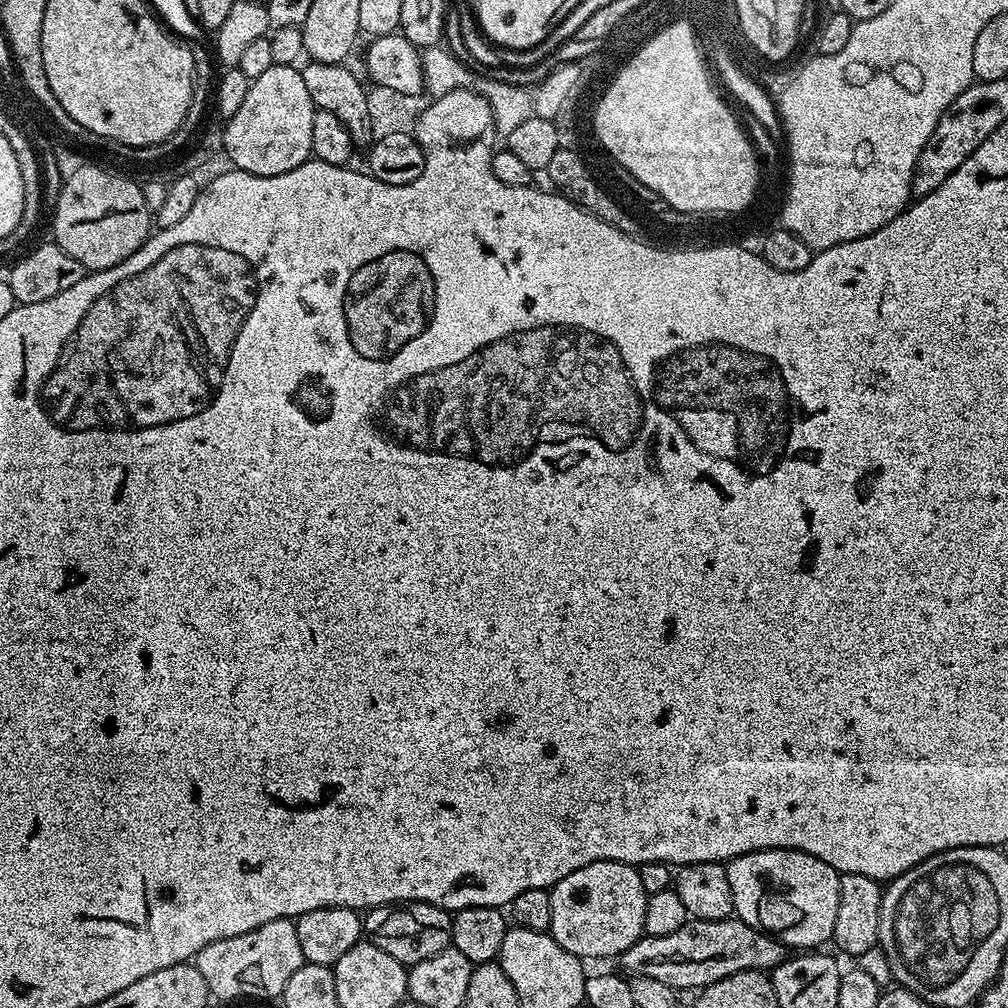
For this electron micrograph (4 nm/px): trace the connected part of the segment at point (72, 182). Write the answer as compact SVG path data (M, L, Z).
M100 164L70 174L60 201L58 217L50 218L55 243L66 254L78 258L86 270L101 272L116 268L144 245L154 228L153 213L148 211L144 189L128 176L119 176Z

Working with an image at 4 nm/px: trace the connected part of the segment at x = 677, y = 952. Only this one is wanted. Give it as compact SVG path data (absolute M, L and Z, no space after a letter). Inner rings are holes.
M735 918L726 920L689 919L674 934L641 936L630 950L618 957L625 973L658 978L666 986L677 990L699 990L739 972L763 972L778 967L786 959L785 945L777 937L760 932L754 926Z

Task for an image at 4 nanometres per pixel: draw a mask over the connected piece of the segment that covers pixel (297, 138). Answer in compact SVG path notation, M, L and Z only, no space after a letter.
M272 64L266 74L249 83L246 99L238 114L227 117L223 125L223 151L241 172L255 176L281 176L302 166L312 156L310 138L314 135L316 104L302 82L300 68Z

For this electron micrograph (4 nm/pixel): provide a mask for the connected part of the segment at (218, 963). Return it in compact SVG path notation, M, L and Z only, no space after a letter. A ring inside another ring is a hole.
M292 918L266 922L266 926L258 926L246 934L238 934L234 938L222 938L218 942L210 942L194 958L196 969L206 978L206 986L213 997L220 1000L236 1000L239 996L257 996L260 1000L268 1000L271 996L283 997L286 982L306 963L302 954L302 945L298 943L296 921Z

